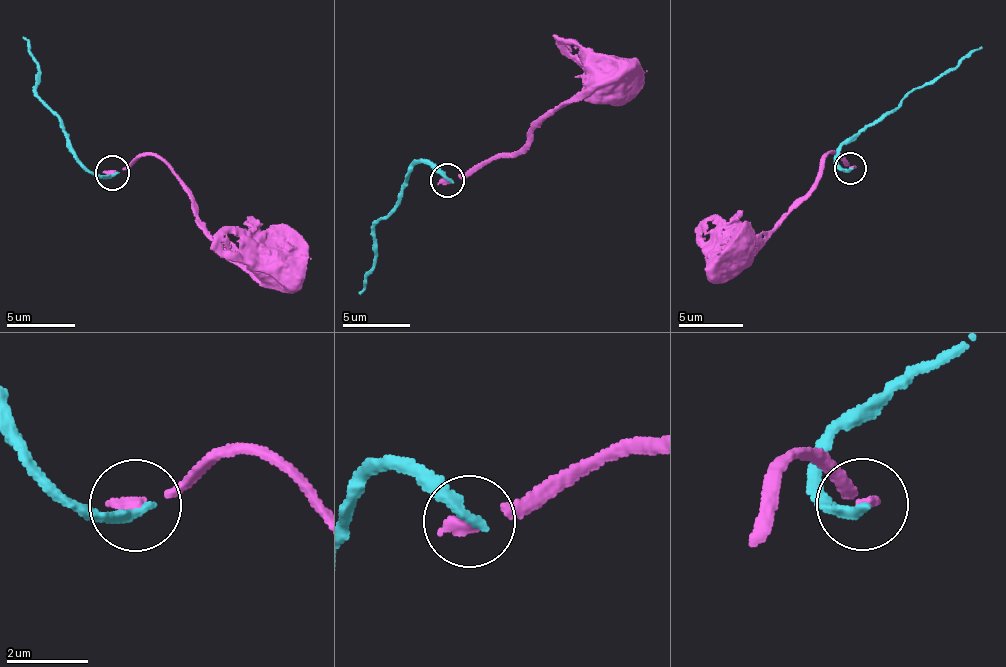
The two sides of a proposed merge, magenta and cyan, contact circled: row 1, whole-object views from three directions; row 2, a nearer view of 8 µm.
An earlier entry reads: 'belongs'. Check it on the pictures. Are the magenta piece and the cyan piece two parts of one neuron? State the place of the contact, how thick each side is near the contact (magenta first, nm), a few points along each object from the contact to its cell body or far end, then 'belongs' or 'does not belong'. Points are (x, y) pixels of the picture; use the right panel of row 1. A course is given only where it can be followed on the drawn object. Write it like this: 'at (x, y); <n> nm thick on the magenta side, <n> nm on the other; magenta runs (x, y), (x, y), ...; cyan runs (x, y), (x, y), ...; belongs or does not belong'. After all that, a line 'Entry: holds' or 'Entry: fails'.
at (850, 168); 280 nm thick on the magenta side, 300 nm on the other; magenta runs (850, 167), (829, 153), (825, 170), (746, 258), (728, 254); cyan runs (849, 167), (844, 169), (836, 158), (844, 144), (877, 124), (912, 89), (953, 70), (983, 47); does not belong
Entry: fails

